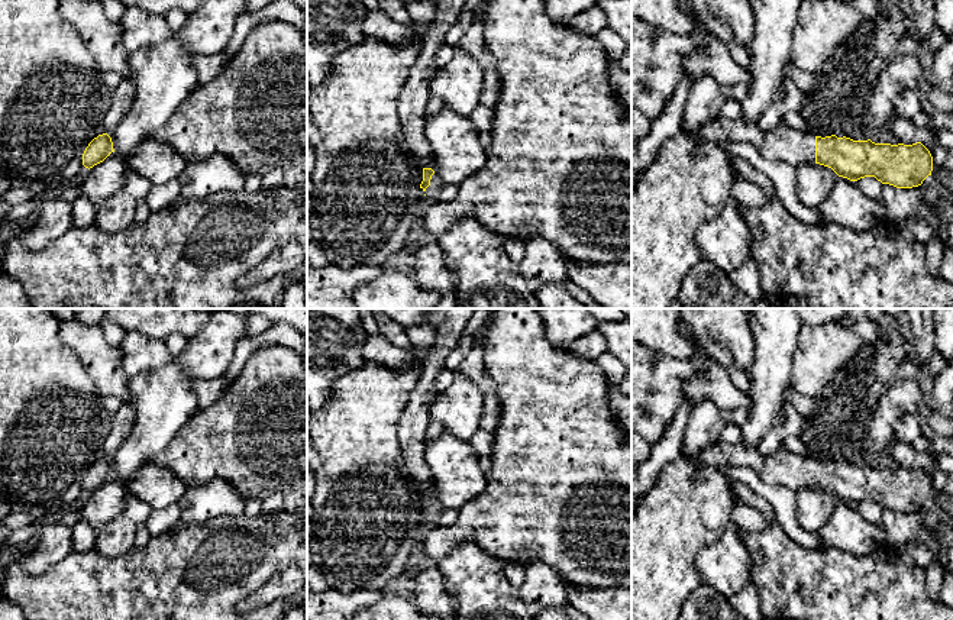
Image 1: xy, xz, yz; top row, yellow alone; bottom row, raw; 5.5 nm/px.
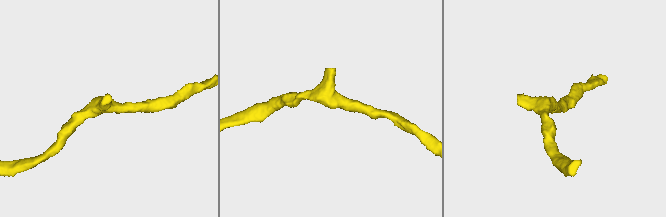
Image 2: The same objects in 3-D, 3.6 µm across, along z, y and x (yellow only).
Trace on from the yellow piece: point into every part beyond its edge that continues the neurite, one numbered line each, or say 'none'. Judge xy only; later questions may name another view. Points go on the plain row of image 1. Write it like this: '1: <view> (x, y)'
none

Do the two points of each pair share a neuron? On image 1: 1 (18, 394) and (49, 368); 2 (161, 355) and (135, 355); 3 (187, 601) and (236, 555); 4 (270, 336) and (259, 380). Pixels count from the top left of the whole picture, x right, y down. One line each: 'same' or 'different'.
1: same
2: same
3: same
4: different

